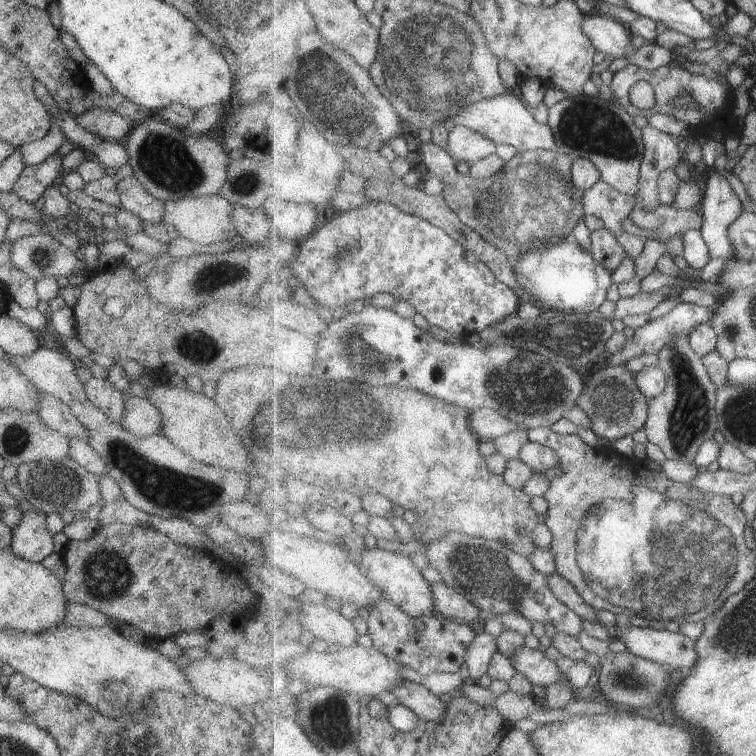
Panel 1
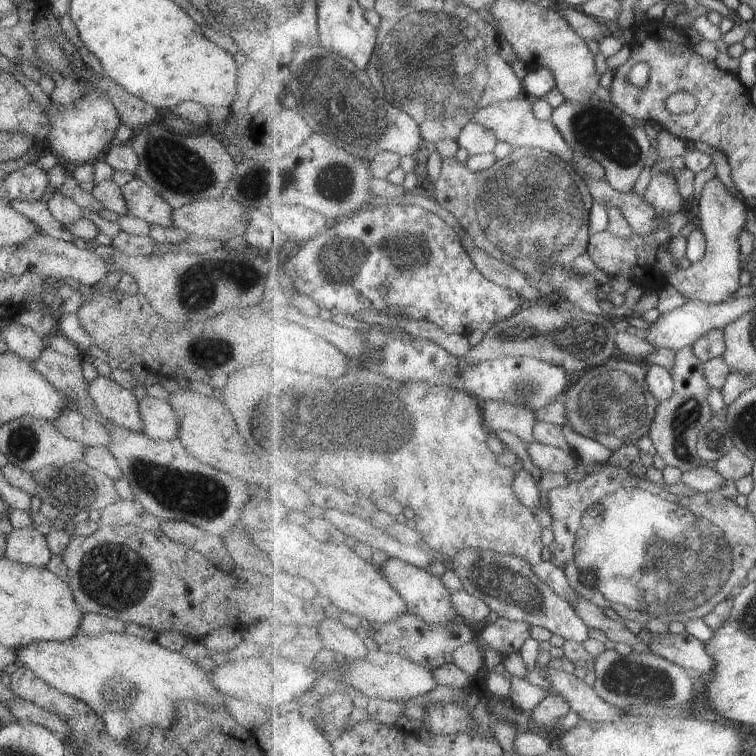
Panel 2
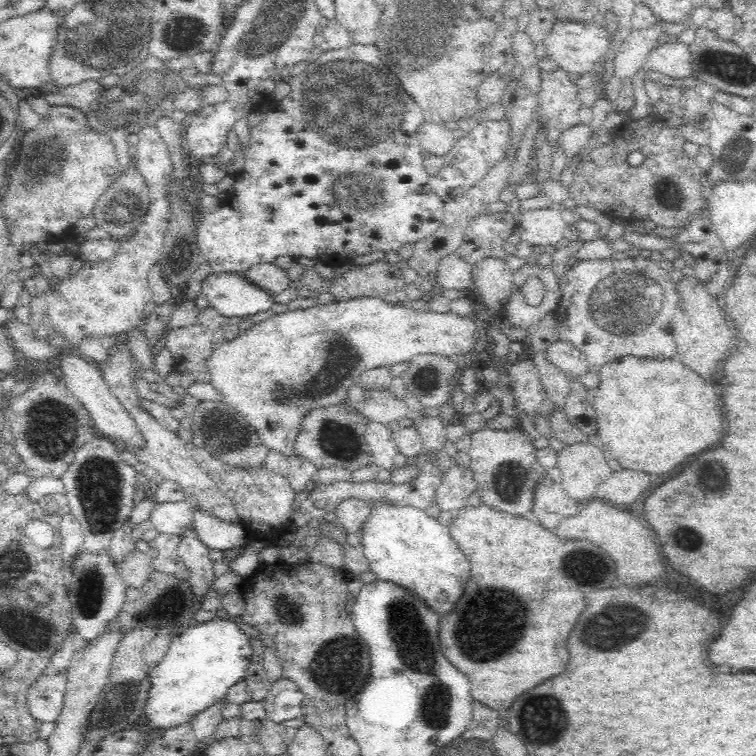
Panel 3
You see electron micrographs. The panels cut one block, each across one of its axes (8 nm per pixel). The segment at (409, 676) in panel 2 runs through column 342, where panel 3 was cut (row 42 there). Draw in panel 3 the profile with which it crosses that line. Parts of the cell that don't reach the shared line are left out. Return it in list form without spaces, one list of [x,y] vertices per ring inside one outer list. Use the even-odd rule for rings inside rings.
[[[677,42],[676,46],[664,46],[658,52],[652,52],[648,58],[648,68],[660,70],[668,78],[684,78],[692,74],[690,50],[686,44]]]

